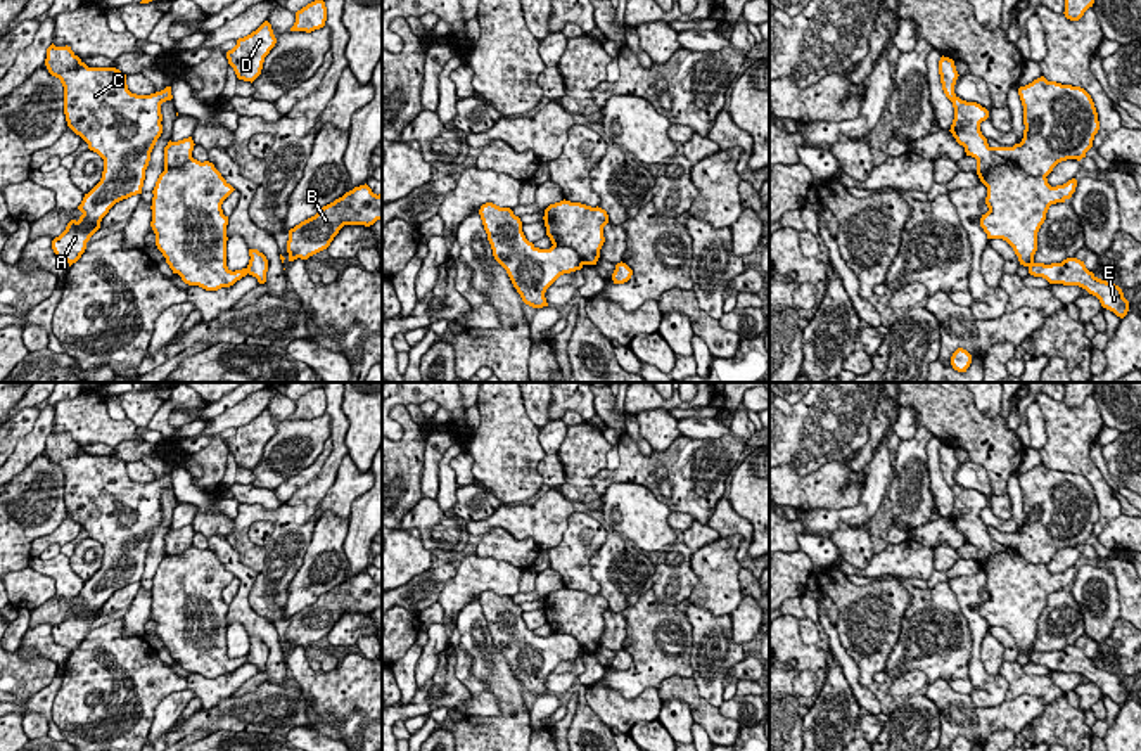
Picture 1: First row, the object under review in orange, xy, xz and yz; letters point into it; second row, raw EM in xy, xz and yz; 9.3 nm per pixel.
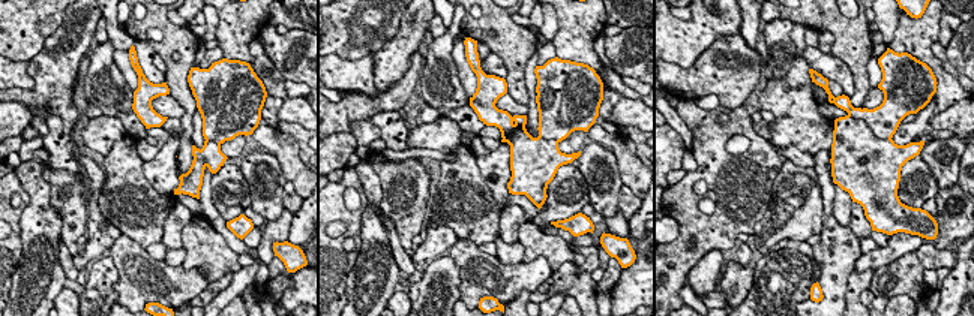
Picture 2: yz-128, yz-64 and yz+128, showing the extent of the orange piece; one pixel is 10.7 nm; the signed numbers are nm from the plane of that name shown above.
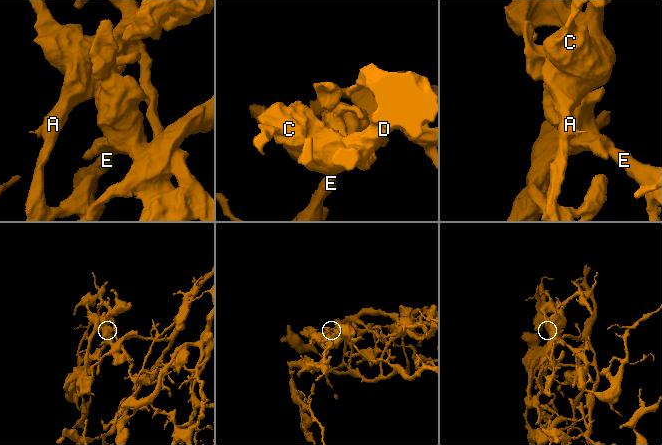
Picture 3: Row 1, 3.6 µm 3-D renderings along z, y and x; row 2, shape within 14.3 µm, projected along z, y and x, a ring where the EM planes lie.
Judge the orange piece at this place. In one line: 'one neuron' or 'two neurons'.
two neurons

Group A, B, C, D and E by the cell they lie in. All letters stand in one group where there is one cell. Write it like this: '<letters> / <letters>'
A C D / B E

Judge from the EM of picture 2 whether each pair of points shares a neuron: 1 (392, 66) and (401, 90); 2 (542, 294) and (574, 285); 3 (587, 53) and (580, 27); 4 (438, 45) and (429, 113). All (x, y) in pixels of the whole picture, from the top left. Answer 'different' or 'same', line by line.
1: different
2: same
3: same
4: different

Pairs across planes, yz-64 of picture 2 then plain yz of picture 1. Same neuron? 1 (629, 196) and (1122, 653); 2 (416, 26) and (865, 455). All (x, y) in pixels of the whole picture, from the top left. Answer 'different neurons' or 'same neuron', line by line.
1: same neuron
2: same neuron

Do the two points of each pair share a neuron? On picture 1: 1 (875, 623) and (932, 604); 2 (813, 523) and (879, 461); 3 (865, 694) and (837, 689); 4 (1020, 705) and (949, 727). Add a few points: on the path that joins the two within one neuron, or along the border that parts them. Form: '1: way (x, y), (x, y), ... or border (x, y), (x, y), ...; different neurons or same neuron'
1: border (911, 596), (901, 620), (898, 642), (889, 653); different neurons
2: way (837, 516), (854, 516), (870, 500), (875, 485); same neuron
3: border (835, 656), (861, 706); different neurons
4: way (1003, 717), (986, 720), (977, 727), (967, 727); same neuron

